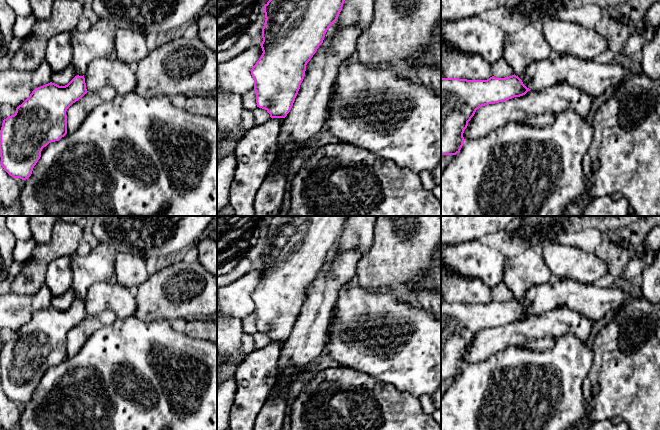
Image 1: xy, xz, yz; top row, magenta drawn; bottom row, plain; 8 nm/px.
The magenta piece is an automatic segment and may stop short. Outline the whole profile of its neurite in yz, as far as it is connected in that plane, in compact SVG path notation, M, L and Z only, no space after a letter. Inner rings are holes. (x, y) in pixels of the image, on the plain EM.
M515 298L487 304L441 302L441 379L456 379L464 365L464 354L482 330L525 319L527 312Z

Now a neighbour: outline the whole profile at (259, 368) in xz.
M270 342L248 354L237 367L237 384L229 430L254 430L255 420L276 385L278 361L284 342Z

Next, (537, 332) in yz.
M566 307L543 314L531 313L523 320L477 333L463 361L466 364L477 363L507 347L544 351L551 349L559 337L567 334L586 344L591 331L592 322L589 319Z

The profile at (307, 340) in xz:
M336 245L327 254L323 267L306 289L293 330L283 344L276 375L279 390L289 383L285 376L287 366L303 370L323 354L338 292L344 283L356 277L360 258L357 249L340 252Z

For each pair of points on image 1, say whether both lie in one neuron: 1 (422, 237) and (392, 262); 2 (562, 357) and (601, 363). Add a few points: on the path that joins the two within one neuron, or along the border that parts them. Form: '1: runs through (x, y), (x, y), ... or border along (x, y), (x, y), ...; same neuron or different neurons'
1: runs through (415, 239), (399, 255); same neuron
2: border along (592, 350), (592, 367), (585, 377), (583, 384); different neurons

